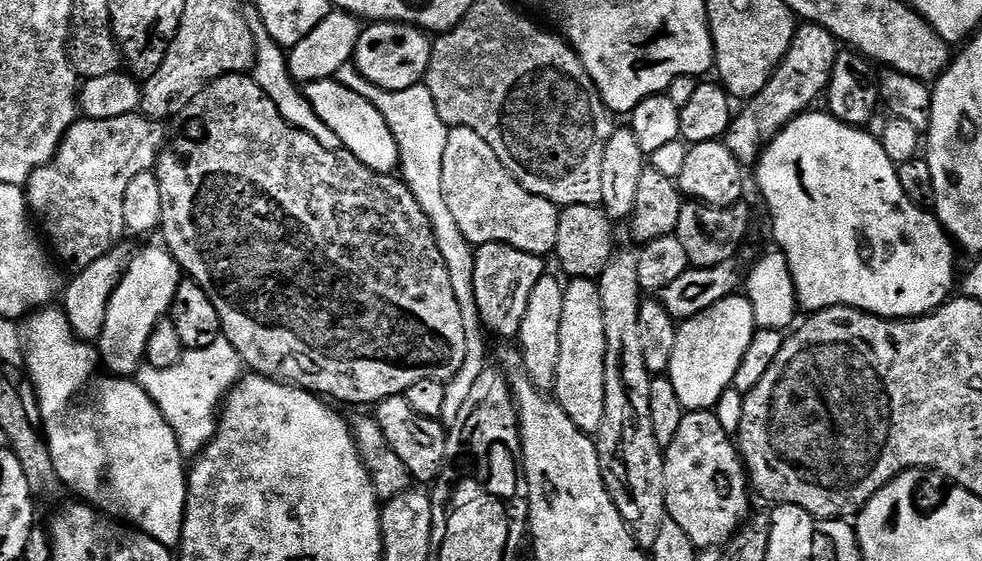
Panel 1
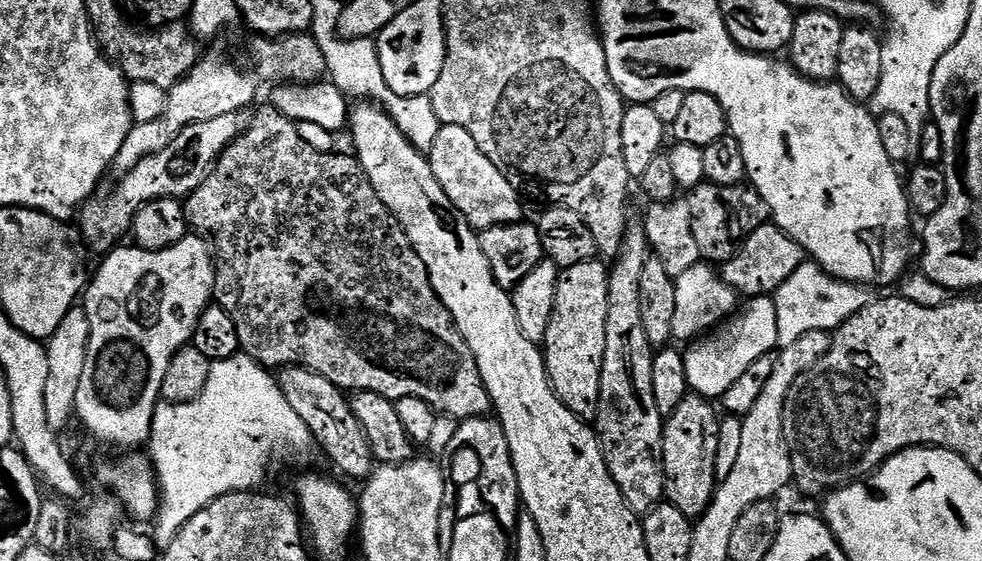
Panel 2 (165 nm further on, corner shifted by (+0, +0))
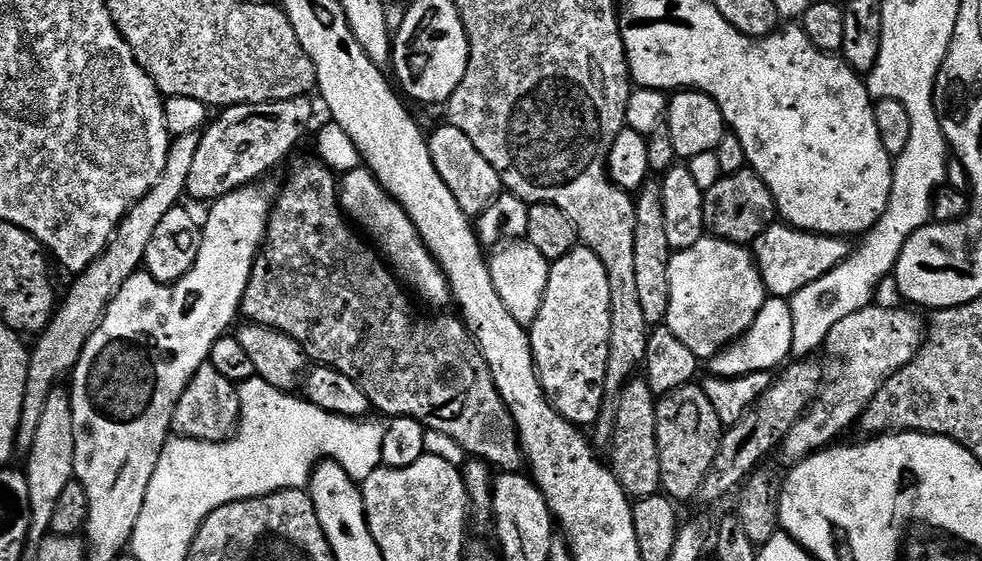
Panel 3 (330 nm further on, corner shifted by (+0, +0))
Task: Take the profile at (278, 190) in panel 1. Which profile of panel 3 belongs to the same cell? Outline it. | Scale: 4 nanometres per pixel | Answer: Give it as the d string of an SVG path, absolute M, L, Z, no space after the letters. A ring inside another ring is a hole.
M316 158L294 165L292 173L288 176L288 185L281 190L277 200L275 197L268 213L268 231L264 233L262 251L256 257L256 265L252 267L252 276L246 286L244 301L240 303L241 313L253 324L276 328L279 332L285 332L290 338L297 340L304 347L304 353L317 365L337 368L339 372L346 374L346 378L350 378L350 382L357 384L367 394L369 405L375 411L377 408L378 411L385 412L385 417L409 416L414 418L419 424L423 424L427 431L441 432L446 434L446 438L454 438L454 442L458 442L458 446L462 446L469 457L479 458L489 466L497 464L500 467L499 471L504 474L519 473L522 468L522 449L520 438L516 435L516 423L512 421L508 407L502 402L502 398L494 386L494 378L486 366L484 355L480 353L476 339L465 328L463 319L457 318L455 315L453 315L454 317L416 316L415 310L408 305L407 295L409 296L409 293L406 291L405 285L386 263L383 255L374 250L373 245L351 223L346 222L346 217L340 207L337 173Z

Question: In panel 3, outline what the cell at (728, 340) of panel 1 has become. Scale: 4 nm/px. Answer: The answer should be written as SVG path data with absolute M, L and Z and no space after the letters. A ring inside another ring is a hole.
M768 298L744 335L733 340L717 356L707 361L706 368L713 376L745 376L751 372L772 372L792 356L793 342L794 318L791 303L784 298Z

